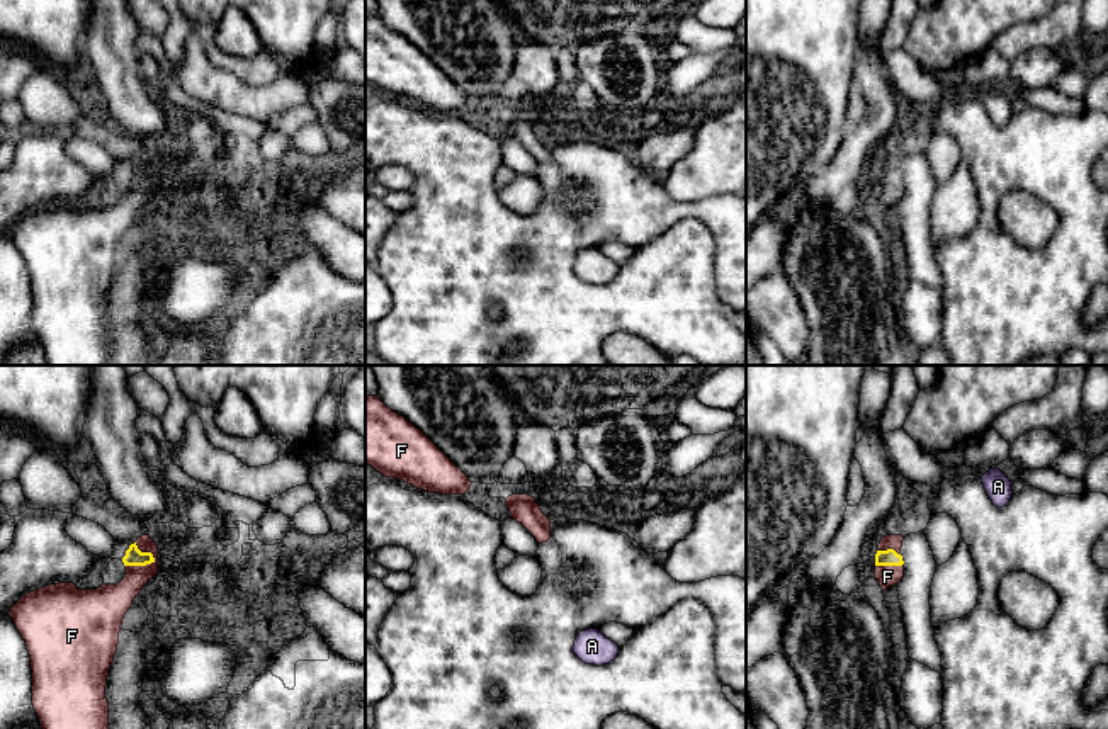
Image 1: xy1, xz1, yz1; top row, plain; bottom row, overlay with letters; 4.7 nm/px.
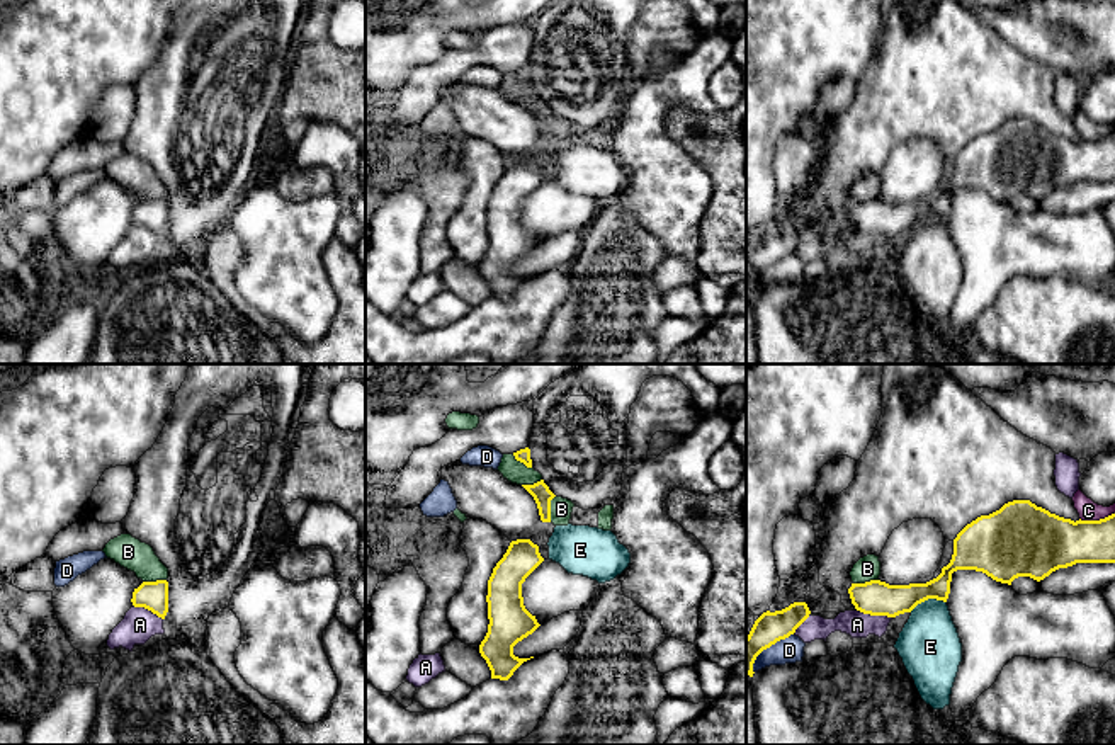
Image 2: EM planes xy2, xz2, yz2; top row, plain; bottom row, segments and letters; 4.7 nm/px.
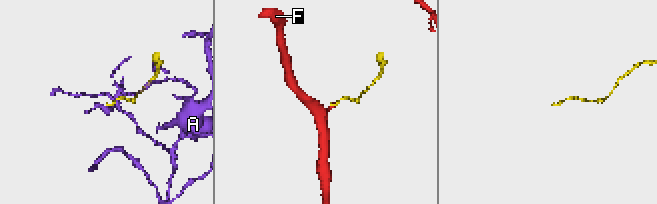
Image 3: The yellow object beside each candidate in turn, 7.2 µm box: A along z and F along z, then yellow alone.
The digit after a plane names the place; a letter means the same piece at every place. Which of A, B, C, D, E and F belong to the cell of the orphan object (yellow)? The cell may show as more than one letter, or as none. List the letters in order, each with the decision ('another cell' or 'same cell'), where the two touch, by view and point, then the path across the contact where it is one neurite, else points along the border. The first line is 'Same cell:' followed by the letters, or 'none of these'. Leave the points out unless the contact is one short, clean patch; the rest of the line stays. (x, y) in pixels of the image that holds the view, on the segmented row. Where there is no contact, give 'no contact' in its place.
Same cell: F
A: another cell | yz2 (874, 614)
B: another cell | xz2 (549, 509) | along xz2 (554, 495), (549, 521)
C: another cell | yz2 (1097, 521)
D: another cell | yz2 (767, 647)
E: another cell | yz2 (927, 599) | along yz2 (945, 601), (925, 599), (910, 611)
F: same cell | xy1 (140, 565) | across xy1 (133, 556), (140, 565), (138, 575), (106, 605)

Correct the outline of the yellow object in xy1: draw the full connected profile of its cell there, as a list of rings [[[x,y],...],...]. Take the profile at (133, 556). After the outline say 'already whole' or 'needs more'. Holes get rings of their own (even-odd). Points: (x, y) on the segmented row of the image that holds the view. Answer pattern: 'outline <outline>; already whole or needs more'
outline [[[141,535],[122,557],[126,576],[117,585],[78,590],[73,583],[25,593],[8,612],[25,641],[32,668],[32,705],[42,729],[109,729],[105,685],[126,612],[158,573],[158,545]]]; needs more

